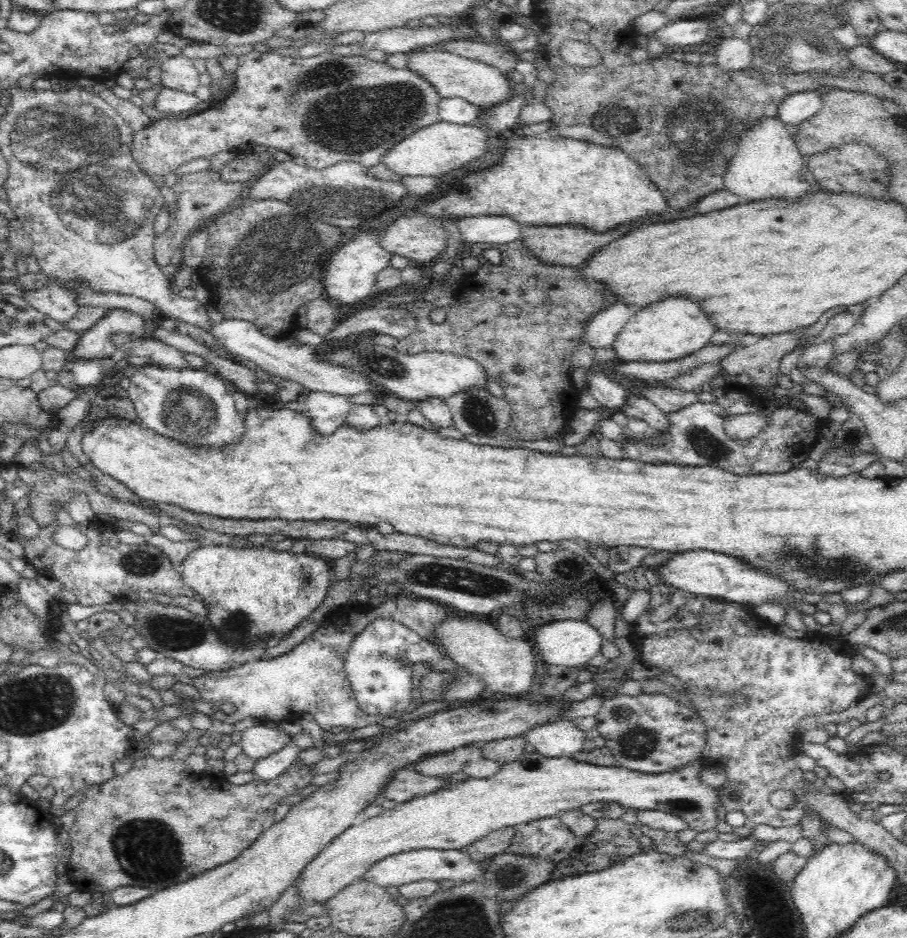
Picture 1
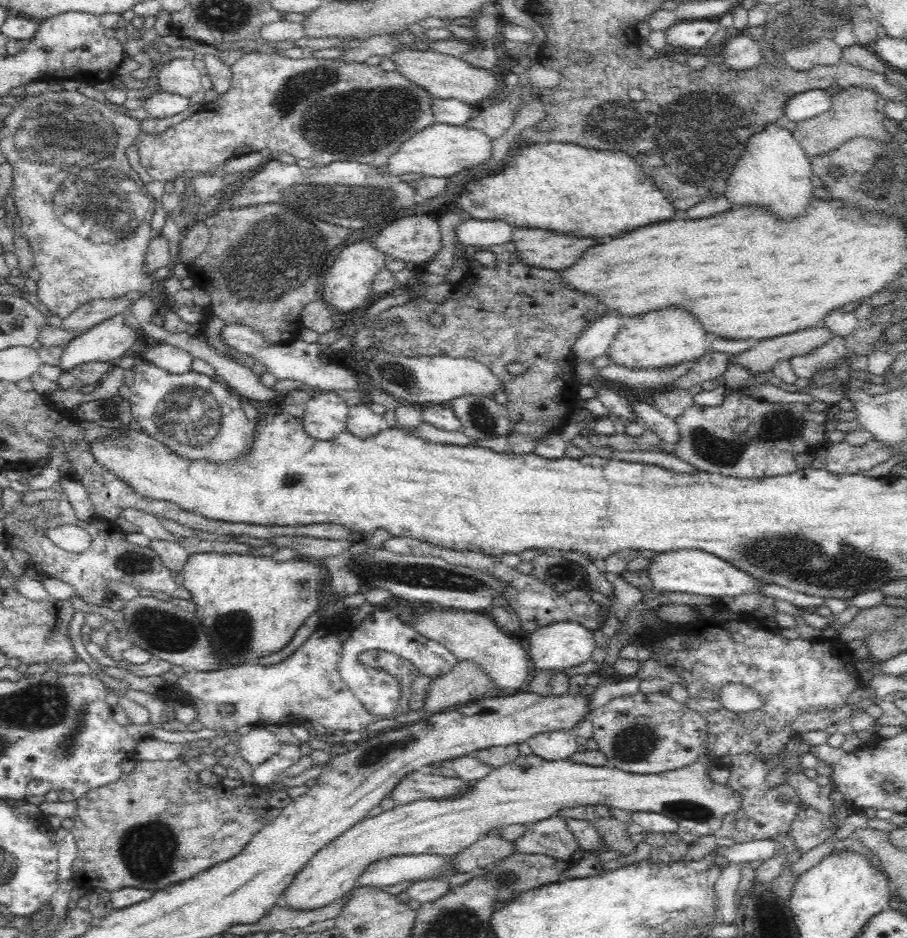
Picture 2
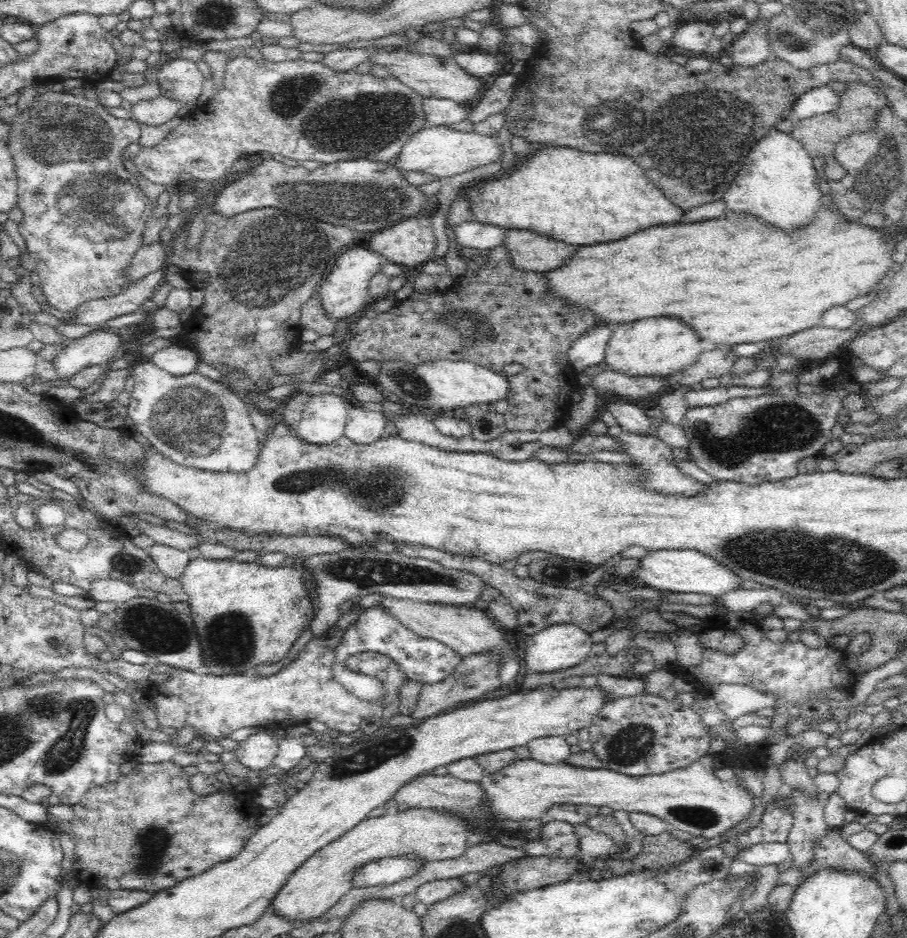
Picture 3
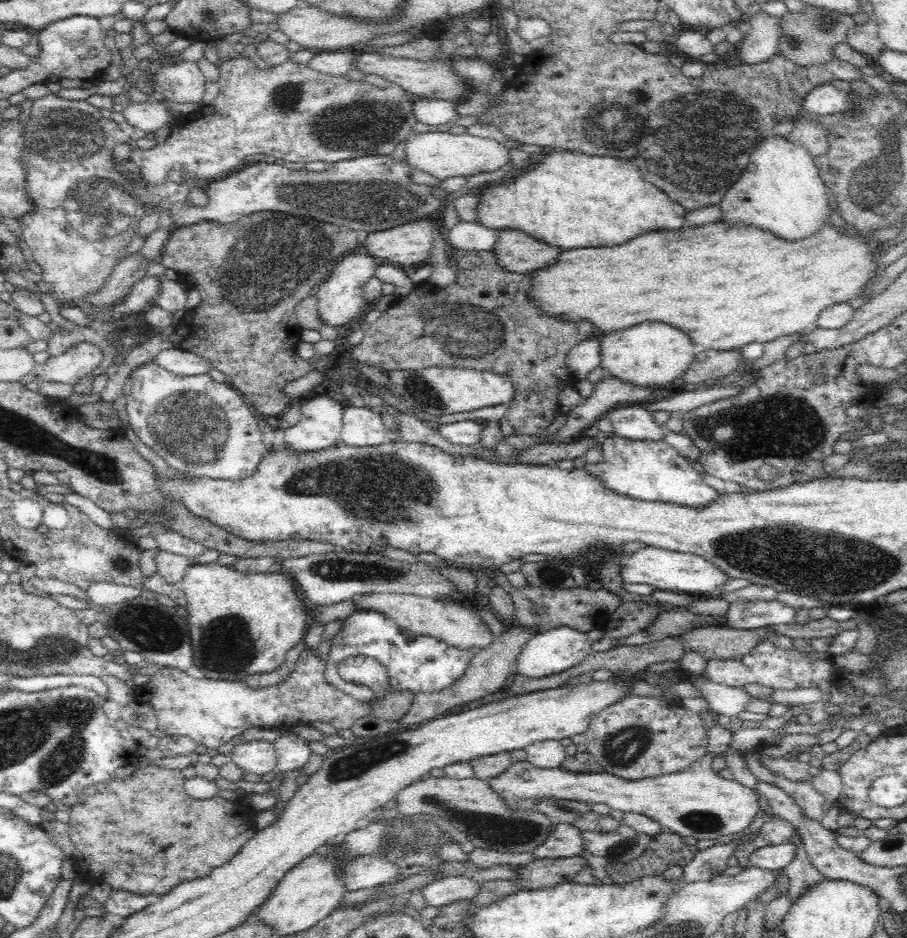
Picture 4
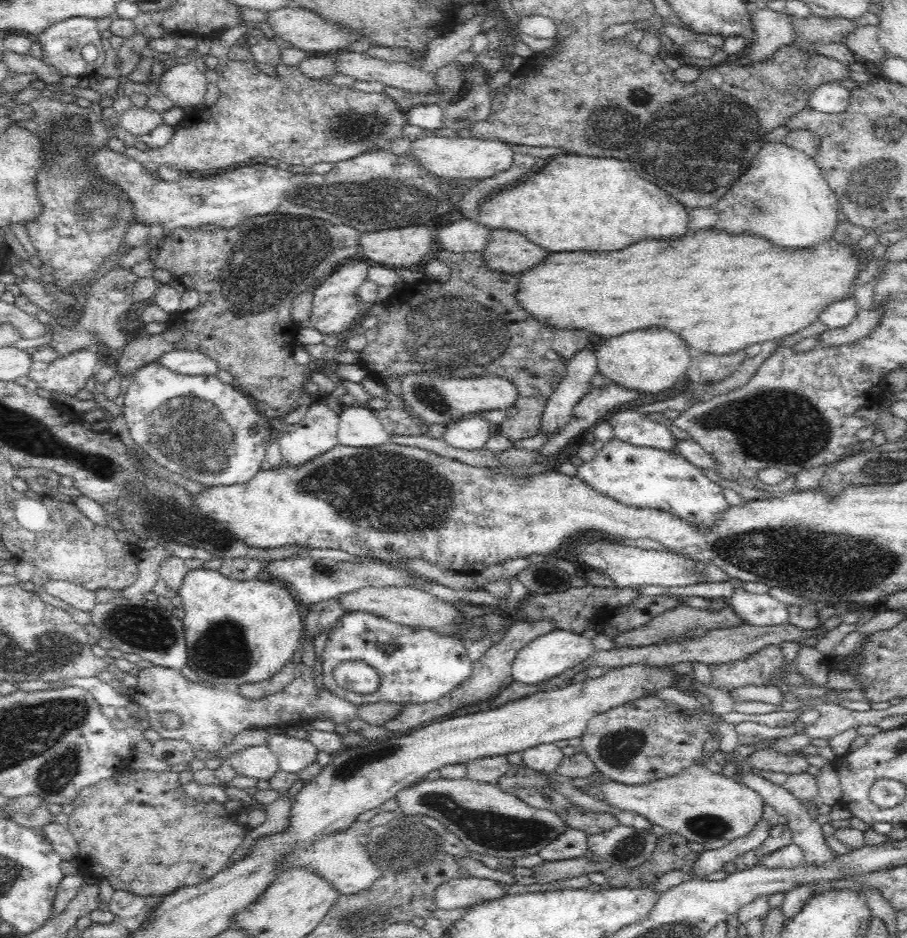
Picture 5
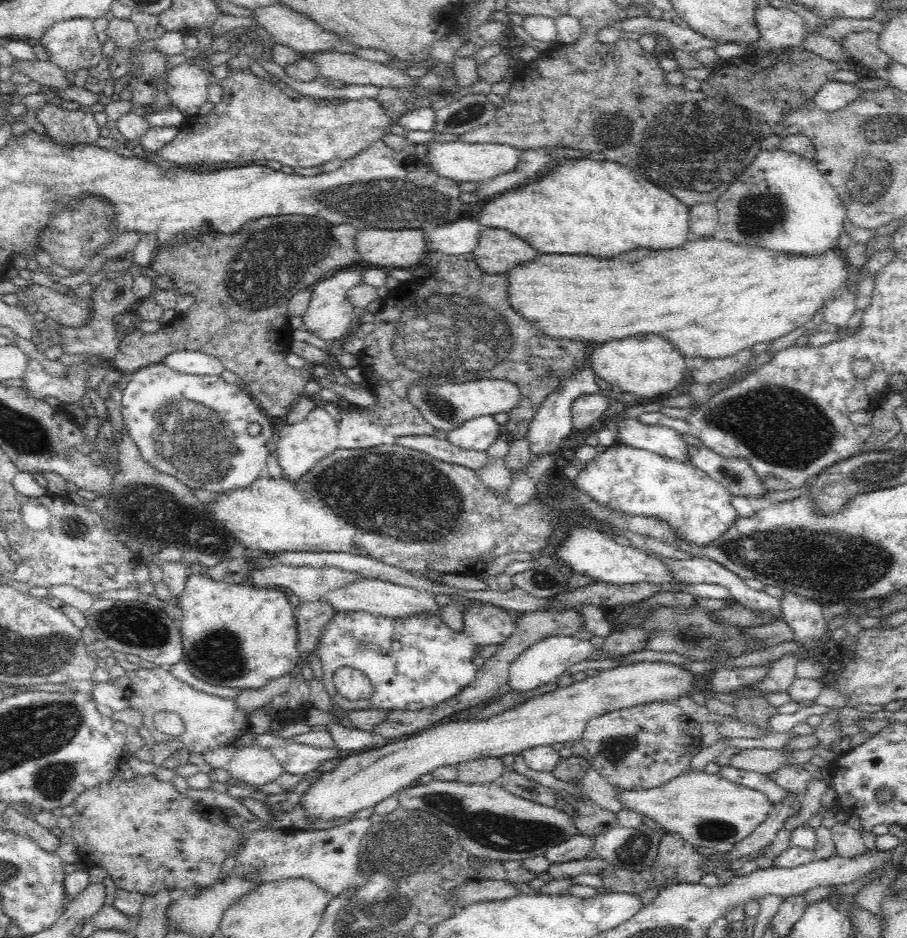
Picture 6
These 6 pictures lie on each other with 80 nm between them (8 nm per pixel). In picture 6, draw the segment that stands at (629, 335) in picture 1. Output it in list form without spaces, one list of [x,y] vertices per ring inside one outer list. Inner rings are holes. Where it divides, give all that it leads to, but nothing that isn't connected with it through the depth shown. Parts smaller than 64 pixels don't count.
[[[658,334],[628,336],[611,342],[599,344],[592,350],[590,362],[595,375],[629,396],[661,399],[674,390],[682,381],[689,358]]]

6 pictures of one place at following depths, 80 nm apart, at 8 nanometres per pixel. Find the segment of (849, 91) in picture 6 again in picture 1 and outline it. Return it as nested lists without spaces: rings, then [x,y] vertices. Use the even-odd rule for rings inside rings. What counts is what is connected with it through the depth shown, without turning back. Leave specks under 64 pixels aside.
[[[815,90],[788,94],[778,107],[776,117],[785,125],[799,125],[812,114],[816,114],[822,104],[822,98],[816,94]]]

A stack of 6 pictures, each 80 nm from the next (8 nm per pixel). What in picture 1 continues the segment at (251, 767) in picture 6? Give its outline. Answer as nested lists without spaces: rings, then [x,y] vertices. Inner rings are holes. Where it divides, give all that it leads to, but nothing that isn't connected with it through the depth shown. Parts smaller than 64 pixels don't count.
[[[264,722],[245,728],[239,742],[242,745],[243,753],[257,761],[259,758],[284,748],[291,742],[291,738],[290,733],[276,728],[276,726],[270,727]]]

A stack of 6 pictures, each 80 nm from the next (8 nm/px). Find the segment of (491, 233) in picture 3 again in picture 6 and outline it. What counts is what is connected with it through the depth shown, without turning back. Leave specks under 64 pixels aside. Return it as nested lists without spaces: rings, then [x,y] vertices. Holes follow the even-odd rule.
[[[465,215],[462,219],[439,226],[426,236],[428,251],[448,255],[473,253],[482,228],[474,215]]]

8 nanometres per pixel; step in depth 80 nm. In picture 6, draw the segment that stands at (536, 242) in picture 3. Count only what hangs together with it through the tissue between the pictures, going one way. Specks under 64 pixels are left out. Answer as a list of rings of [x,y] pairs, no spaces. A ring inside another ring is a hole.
[[[486,227],[482,228],[473,253],[476,264],[488,274],[507,273],[515,266],[532,262],[540,254],[509,230]]]

